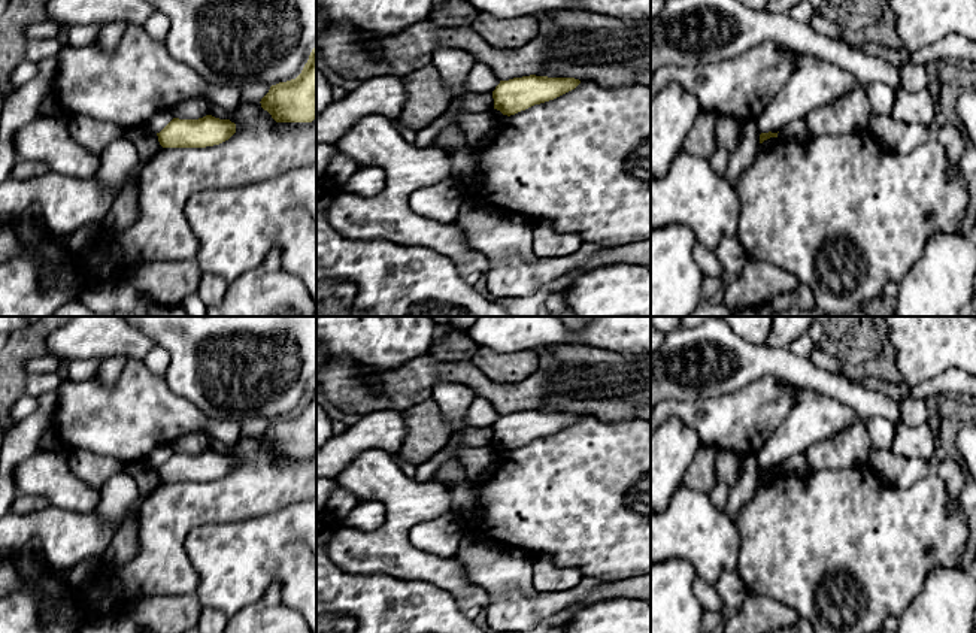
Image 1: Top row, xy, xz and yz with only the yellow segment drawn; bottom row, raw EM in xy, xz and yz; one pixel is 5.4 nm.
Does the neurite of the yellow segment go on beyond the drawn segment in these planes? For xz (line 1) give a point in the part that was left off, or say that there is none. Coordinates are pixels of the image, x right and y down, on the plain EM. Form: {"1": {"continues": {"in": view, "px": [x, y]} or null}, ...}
{"1": {"continues": null}}

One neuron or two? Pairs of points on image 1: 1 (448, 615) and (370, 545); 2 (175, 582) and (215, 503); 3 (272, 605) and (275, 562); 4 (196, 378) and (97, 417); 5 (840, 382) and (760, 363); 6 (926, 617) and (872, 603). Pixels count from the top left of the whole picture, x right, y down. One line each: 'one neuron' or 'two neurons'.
1: two neurons
2: one neuron
3: two neurons
4: two neurons
5: one neuron
6: two neurons

